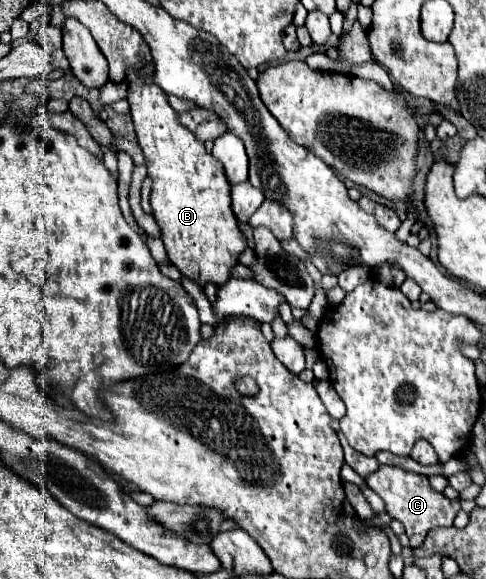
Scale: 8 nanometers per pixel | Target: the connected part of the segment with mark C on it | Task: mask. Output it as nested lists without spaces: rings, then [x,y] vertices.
[[[380,466],[374,474],[366,478],[366,484],[386,502],[386,512],[404,524],[406,536],[410,540],[410,548],[418,548],[432,528],[452,526],[460,510],[460,500],[448,500],[442,492],[430,488],[426,476],[398,466]]]

